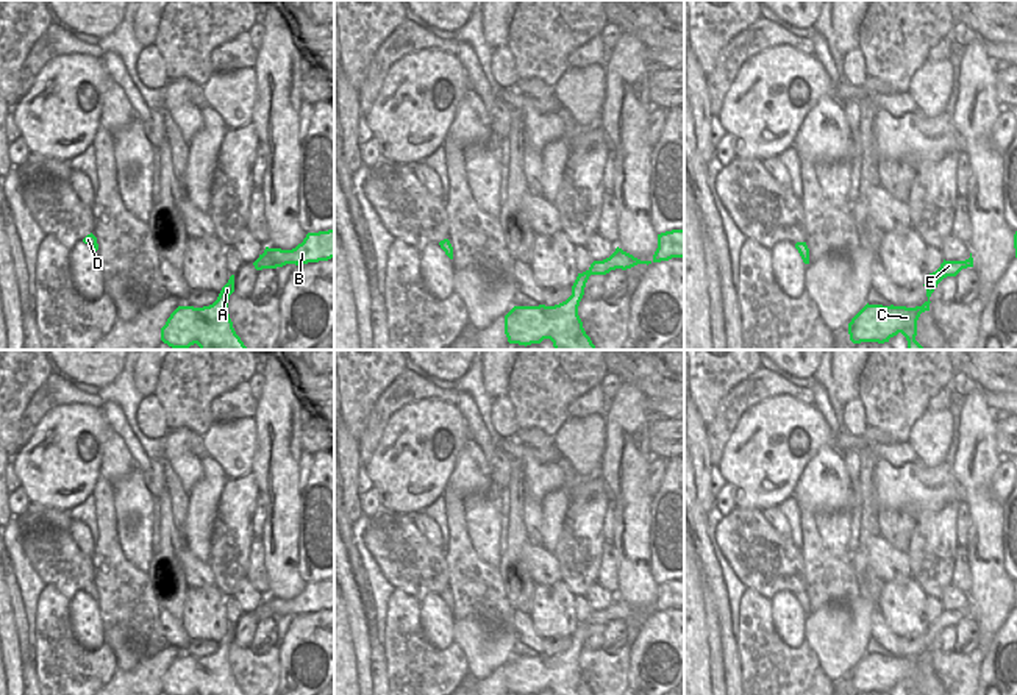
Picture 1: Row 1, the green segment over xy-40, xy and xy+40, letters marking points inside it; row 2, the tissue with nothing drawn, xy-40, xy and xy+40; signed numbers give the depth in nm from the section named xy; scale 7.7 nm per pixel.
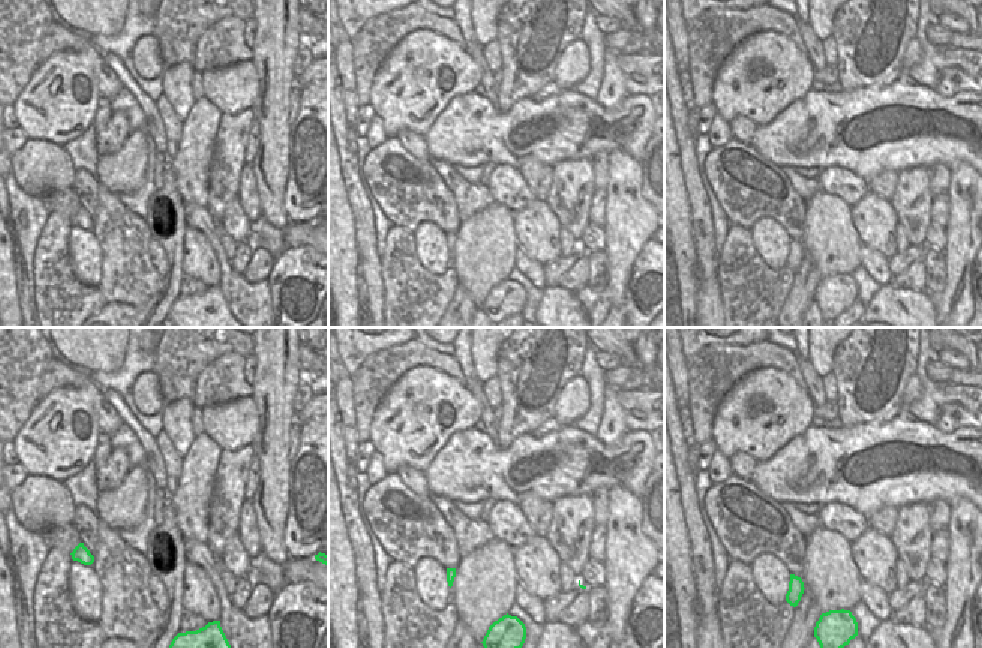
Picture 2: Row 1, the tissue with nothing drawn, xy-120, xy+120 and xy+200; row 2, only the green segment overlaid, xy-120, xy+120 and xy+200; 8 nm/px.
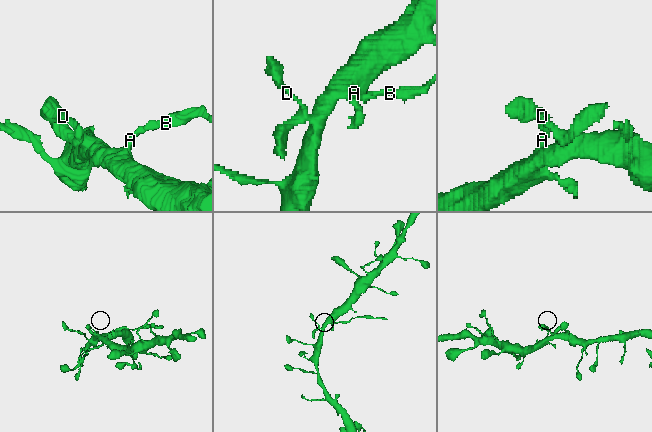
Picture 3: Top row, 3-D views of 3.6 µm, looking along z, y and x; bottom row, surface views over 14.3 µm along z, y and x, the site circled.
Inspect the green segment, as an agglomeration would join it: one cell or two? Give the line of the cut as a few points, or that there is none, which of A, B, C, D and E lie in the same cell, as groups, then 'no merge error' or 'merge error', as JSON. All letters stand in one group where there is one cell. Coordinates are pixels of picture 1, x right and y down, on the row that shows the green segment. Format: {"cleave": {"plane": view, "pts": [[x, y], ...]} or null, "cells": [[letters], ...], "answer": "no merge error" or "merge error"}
{"cleave": {"plane": "xy+40", "pts": [[938, 269], [942, 278]]}, "cells": [["A", "C", "D"], ["B", "E"]], "answer": "merge error"}

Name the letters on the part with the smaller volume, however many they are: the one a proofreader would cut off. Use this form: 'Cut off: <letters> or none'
Cut off: B, E

